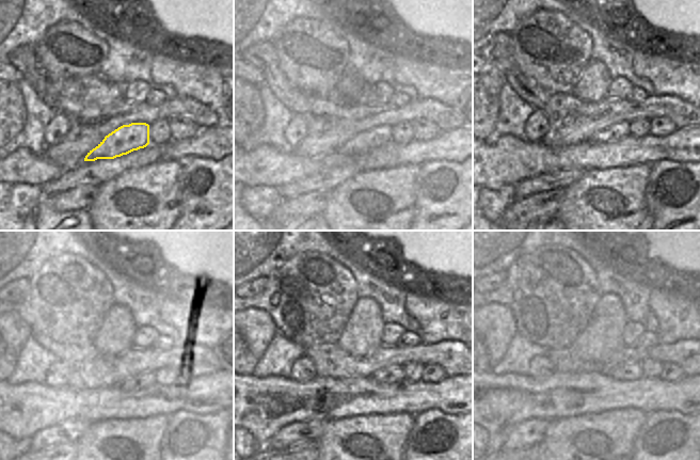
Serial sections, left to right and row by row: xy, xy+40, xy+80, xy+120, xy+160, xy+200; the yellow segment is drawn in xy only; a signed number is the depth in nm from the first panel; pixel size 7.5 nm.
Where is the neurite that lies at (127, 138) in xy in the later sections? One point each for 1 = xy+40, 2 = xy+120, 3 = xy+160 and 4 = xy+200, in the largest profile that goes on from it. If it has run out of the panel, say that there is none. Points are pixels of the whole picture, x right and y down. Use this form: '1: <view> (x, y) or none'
1: xy+40 (376, 137)
2: xy+120 (137, 381)
3: xy+160 (391, 374)
4: xy+200 (632, 371)

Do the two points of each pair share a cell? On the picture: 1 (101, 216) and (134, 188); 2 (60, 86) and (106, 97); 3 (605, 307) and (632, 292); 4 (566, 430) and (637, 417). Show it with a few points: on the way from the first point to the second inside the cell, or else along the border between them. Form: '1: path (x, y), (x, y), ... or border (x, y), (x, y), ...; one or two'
1: path (110, 212), (126, 196); one
2: path (72, 92), (94, 92); one
3: border (603, 294), (615, 294), (620, 299), (627, 320); two
4: path (584, 429), (587, 427), (619, 427); one

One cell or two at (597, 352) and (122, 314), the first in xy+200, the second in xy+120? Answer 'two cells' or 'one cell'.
one cell

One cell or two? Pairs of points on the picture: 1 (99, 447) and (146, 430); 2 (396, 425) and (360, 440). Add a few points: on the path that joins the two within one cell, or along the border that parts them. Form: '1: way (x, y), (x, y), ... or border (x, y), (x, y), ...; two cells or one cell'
1: way (111, 447), (118, 447), (128, 438), (134, 438); one cell
2: way (387, 432), (378, 440), (368, 440); one cell

